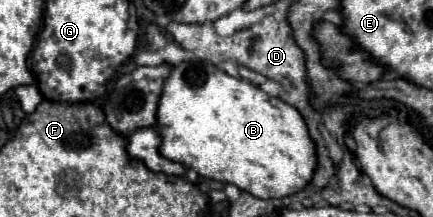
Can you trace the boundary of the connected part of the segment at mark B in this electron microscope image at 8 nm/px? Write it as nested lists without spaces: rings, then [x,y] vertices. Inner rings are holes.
[[[186,61],[186,63],[180,63],[176,67],[170,69],[170,75],[166,77],[164,81],[164,87],[162,87],[162,95],[160,95],[160,101],[158,101],[158,111],[156,111],[156,125],[154,129],[160,133],[160,155],[174,161],[174,163],[180,163],[188,169],[194,169],[198,175],[202,177],[210,177],[210,179],[216,179],[216,181],[222,181],[222,183],[234,183],[236,187],[240,187],[242,191],[250,193],[250,195],[258,195],[260,199],[280,199],[280,197],[286,197],[286,195],[294,195],[298,193],[302,187],[306,187],[306,183],[312,179],[312,173],[314,173],[314,167],[316,167],[316,151],[314,151],[314,143],[310,141],[310,135],[308,135],[308,127],[304,123],[304,119],[300,117],[300,113],[284,103],[282,99],[278,97],[270,97],[268,93],[264,93],[260,87],[244,81],[244,79],[236,79],[236,77],[230,77],[228,73],[224,73],[222,69],[214,67],[212,63],[202,63],[202,61]]]

